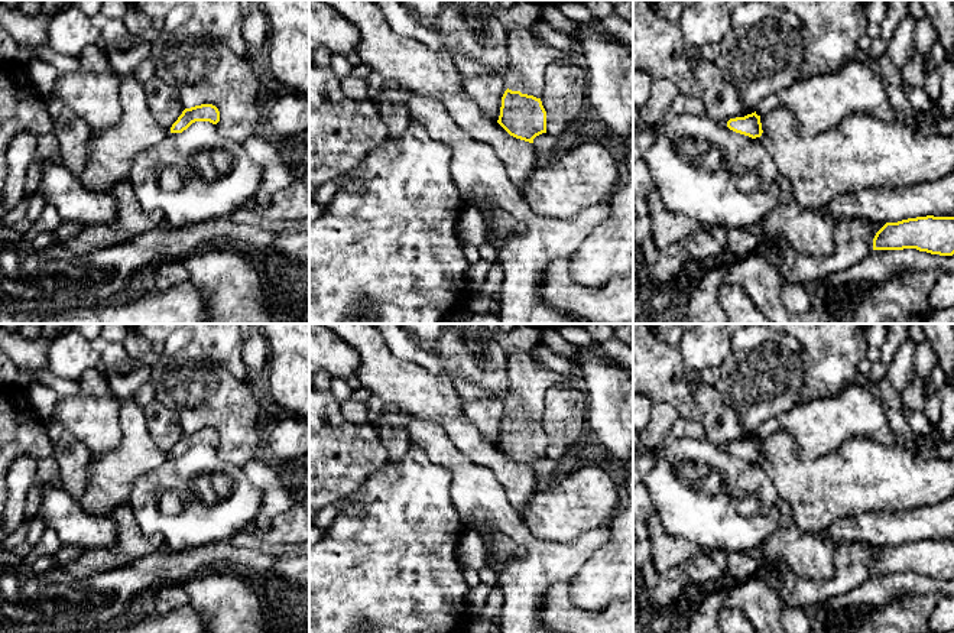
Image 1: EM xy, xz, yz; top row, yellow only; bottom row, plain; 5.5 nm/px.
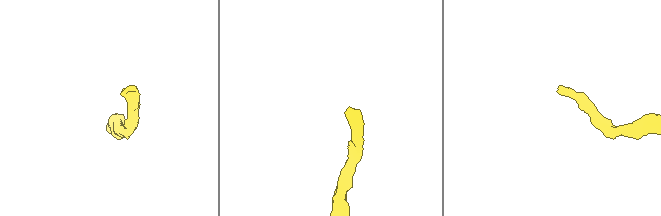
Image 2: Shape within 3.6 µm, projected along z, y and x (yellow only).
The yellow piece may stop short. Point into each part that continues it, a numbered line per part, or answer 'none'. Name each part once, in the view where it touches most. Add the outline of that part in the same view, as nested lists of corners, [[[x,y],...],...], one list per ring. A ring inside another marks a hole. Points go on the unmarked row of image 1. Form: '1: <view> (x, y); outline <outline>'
1: xz (528, 379); outline [[[528,351],[507,356],[507,379],[510,395],[506,410],[512,415],[541,421],[546,390],[556,383],[578,383],[575,376],[556,373],[533,360]]]

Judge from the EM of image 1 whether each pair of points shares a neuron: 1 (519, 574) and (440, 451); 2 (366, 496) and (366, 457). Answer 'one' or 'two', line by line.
1: one
2: two

